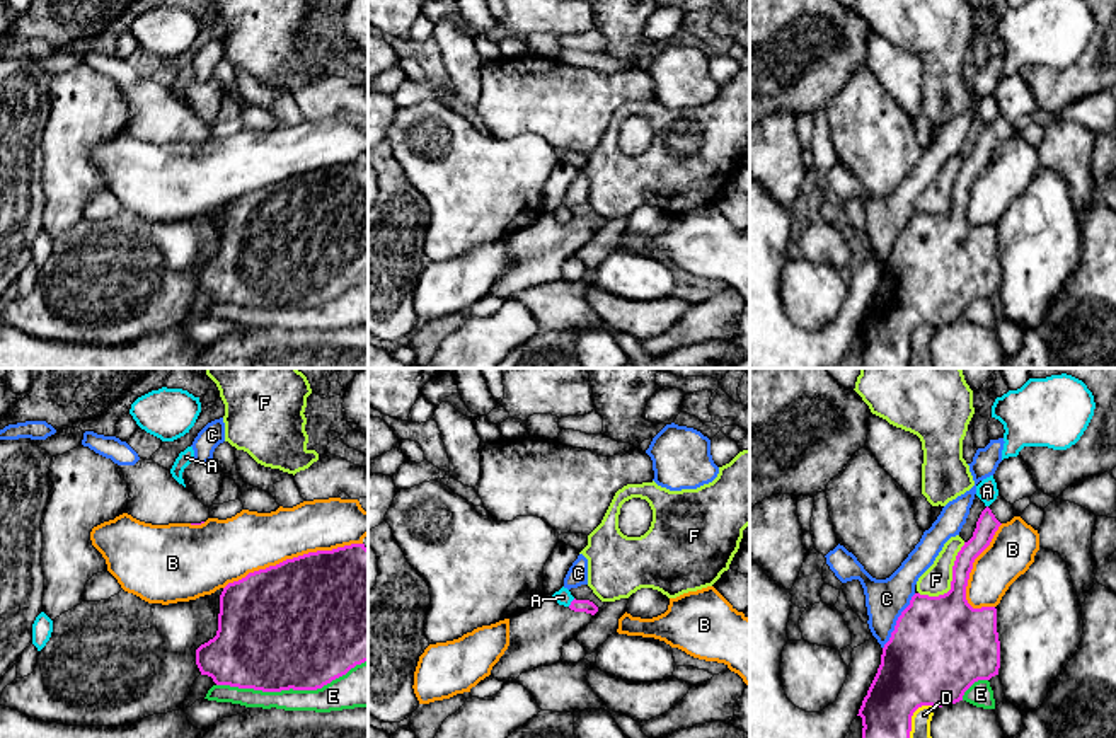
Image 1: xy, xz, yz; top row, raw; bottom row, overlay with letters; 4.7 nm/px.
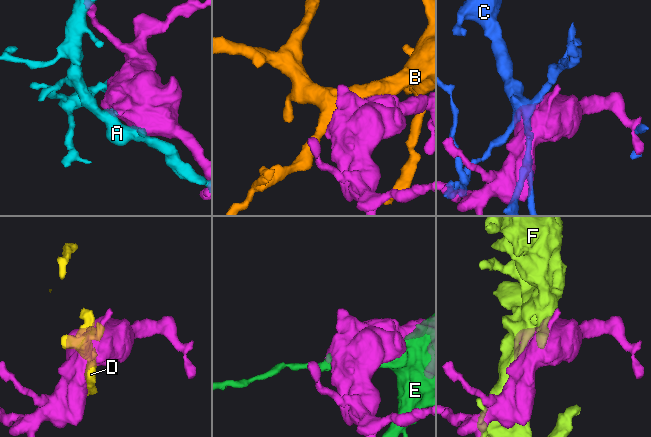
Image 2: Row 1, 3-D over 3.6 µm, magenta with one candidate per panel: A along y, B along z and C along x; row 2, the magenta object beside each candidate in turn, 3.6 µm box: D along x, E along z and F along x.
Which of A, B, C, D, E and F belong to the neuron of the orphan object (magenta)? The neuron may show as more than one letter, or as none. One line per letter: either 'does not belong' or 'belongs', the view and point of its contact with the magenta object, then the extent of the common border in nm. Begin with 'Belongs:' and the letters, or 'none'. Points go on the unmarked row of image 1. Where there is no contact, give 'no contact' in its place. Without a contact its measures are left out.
Belongs: none
A: does not belong; meets magenta in xz at (571, 220); contact 50 nm long
B: does not belong; meets magenta in xy at (293, 176); contact 700 nm long
C: does not belong; meets magenta in yz at (897, 239); contact 300 nm long
D: does not belong; meets magenta in yz at (910, 340); contact 240 nm long
E: does not belong; meets magenta in xy at (292, 305); contact 700 nm long
F: does not belong; meets magenta in yz at (953, 198); contact 340 nm long

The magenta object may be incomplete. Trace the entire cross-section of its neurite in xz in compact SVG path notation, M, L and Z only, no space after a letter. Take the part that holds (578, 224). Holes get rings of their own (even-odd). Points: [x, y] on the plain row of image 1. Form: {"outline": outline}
{"outline": "M542 213L533 223L509 235L509 264L491 293L504 302L521 291L561 280L562 264L586 245L598 225L590 218L559 223L552 213Z"}

